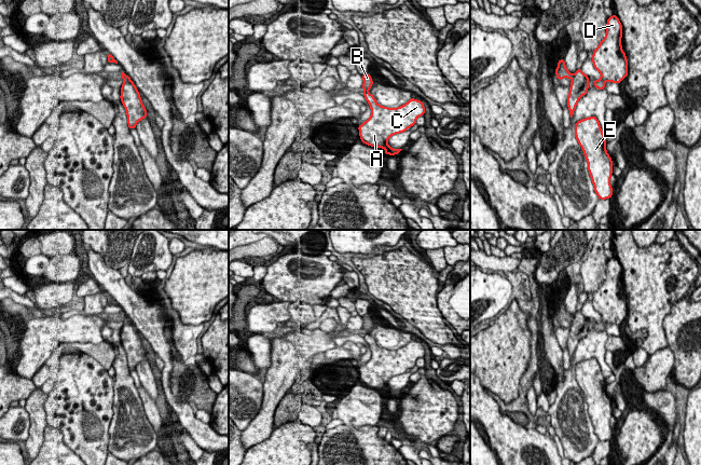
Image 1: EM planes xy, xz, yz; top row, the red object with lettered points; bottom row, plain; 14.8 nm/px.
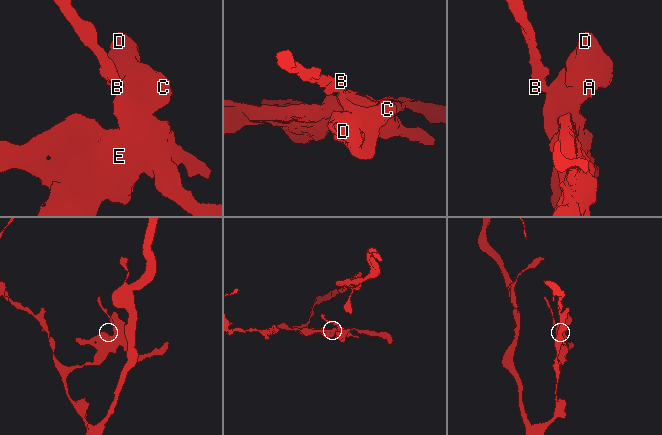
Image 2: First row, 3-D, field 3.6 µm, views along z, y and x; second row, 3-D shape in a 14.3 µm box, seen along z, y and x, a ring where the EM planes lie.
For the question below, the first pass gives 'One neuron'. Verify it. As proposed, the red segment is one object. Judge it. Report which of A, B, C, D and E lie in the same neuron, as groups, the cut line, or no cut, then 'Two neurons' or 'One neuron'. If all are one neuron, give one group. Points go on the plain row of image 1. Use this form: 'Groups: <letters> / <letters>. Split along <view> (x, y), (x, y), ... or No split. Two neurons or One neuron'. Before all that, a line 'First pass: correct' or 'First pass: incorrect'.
First pass: incorrect
Groups: A C D E / B. Split along xz (363, 331), (367, 332). Two neurons

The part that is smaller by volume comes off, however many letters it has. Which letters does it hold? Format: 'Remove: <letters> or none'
Remove: B

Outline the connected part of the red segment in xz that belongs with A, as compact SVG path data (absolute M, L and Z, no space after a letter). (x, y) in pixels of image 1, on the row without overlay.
M363 332L363 338L371 350L371 358L358 368L361 384L383 389L384 395L395 397L402 391L393 391L387 382L395 375L403 374L416 365L416 360L425 356L423 343L411 340L398 350L379 346L373 337Z

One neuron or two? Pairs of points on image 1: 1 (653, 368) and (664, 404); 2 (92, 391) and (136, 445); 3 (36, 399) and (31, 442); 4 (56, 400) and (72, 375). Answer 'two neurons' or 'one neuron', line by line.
1: two neurons
2: two neurons
3: one neuron
4: one neuron

